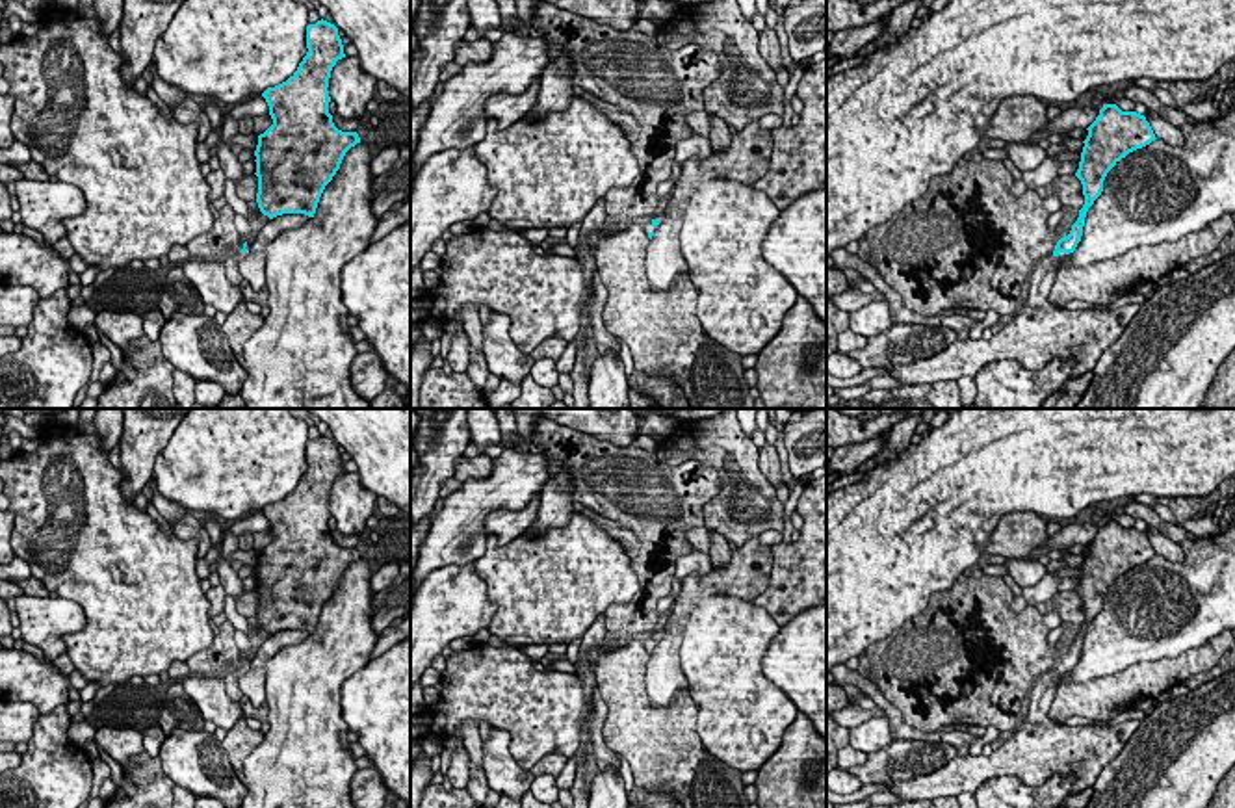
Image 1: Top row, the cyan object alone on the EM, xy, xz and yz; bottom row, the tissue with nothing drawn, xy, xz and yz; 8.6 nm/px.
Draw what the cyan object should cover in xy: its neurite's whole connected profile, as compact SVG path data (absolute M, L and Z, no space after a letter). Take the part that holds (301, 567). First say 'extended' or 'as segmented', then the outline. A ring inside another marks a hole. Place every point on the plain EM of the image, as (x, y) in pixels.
as segmented; M327 437L306 442L306 472L282 500L262 513L273 541L258 552L256 619L269 635L282 630L314 633L325 602L345 568L360 559L357 548L342 548L329 529L329 494L345 474L338 444Z

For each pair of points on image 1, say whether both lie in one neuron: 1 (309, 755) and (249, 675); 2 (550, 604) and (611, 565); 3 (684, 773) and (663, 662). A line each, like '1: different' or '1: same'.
1: different
2: same
3: different

